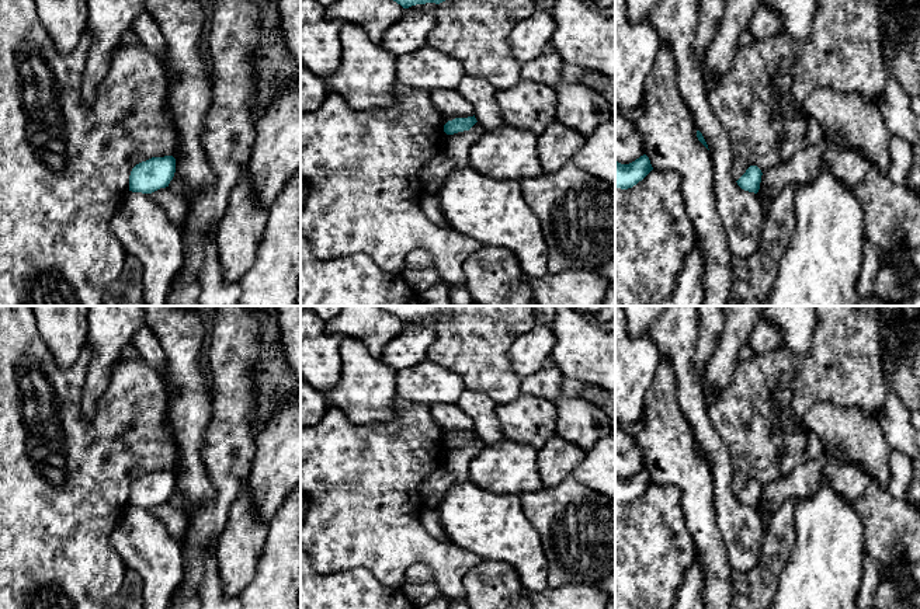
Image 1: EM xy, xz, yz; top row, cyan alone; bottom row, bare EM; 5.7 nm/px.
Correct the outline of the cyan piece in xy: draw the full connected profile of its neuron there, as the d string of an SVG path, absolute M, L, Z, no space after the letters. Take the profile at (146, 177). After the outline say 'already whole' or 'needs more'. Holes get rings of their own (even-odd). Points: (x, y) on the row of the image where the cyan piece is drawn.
M173 156L152 157L136 164L129 175L129 191L152 194L169 187L176 173L176 159Z; already whole

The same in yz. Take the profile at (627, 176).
M646 154L629 164L615 161L615 188L628 189L642 181L653 170Z; already whole

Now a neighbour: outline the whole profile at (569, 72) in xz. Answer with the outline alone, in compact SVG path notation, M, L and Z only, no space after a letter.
M565 63L562 65L562 79L565 81L581 81L581 79L589 73L589 70L580 67L580 66L574 66L570 63Z

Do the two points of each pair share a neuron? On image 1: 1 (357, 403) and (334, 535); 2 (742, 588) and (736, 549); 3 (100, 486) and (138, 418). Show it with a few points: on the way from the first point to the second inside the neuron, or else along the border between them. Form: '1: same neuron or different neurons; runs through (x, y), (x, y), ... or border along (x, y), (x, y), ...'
1: different neurons; border along (329, 406), (339, 407), (353, 423), (388, 423)
2: different neurons; border along (760, 546), (760, 559), (752, 571), (733, 570)
3: same neuron; runs through (100, 469), (108, 459), (108, 455), (128, 435)

